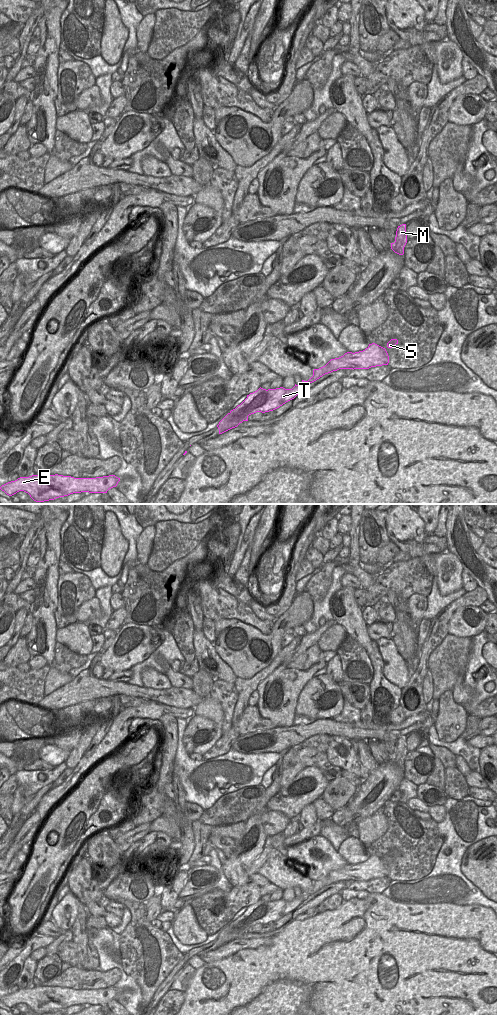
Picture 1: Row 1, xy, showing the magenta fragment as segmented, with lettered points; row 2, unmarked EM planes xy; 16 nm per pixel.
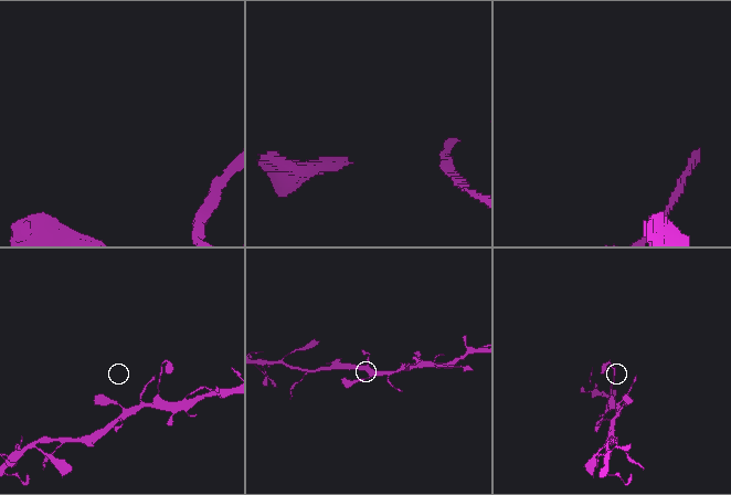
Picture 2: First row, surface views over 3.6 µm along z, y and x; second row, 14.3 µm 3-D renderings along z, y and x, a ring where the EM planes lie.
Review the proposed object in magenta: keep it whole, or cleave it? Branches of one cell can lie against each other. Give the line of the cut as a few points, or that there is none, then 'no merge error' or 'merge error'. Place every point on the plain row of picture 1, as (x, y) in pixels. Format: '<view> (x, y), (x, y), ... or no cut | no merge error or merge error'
no cut | no merge error

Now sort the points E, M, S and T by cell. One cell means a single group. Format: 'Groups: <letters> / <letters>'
Groups: E M S T.

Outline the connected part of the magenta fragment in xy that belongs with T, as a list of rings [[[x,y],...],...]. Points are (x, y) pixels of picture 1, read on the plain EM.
[[[372,855],[359,864],[347,864],[343,868],[331,871],[325,878],[314,881],[313,888],[292,901],[283,899],[276,901],[259,900],[257,903],[247,907],[247,910],[231,922],[217,937],[219,946],[222,946],[232,940],[237,939],[243,933],[248,933],[248,928],[256,924],[273,923],[286,914],[294,911],[304,900],[322,889],[325,886],[337,883],[339,881],[369,881],[371,879],[388,877],[389,868],[385,860]]]

